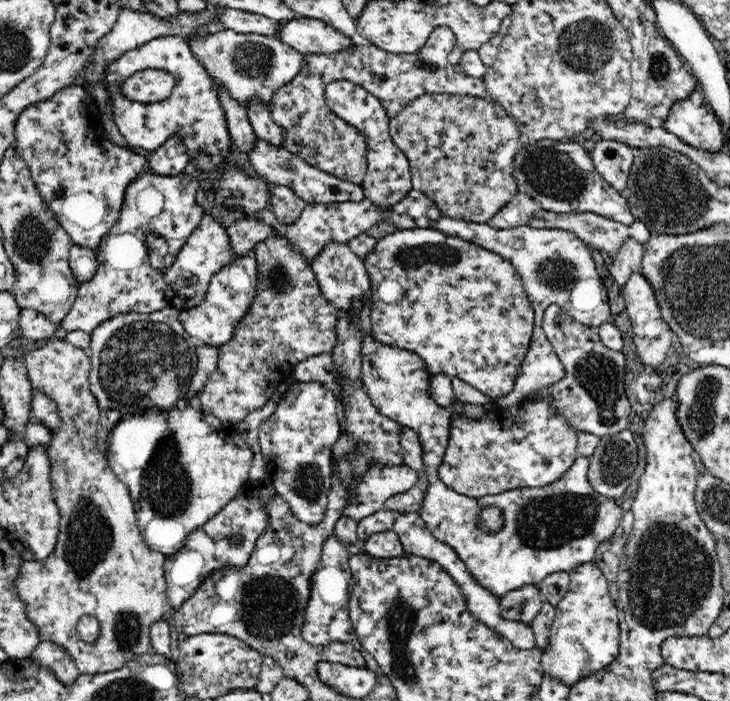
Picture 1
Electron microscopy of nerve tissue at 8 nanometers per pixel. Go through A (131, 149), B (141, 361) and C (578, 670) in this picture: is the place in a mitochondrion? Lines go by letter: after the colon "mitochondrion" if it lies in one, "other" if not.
A: other
B: mitochondrion
C: other

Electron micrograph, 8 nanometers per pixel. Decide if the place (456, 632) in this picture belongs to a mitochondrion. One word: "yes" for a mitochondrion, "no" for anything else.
no

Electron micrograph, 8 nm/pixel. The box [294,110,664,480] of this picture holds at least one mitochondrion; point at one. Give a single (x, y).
(553, 174)

